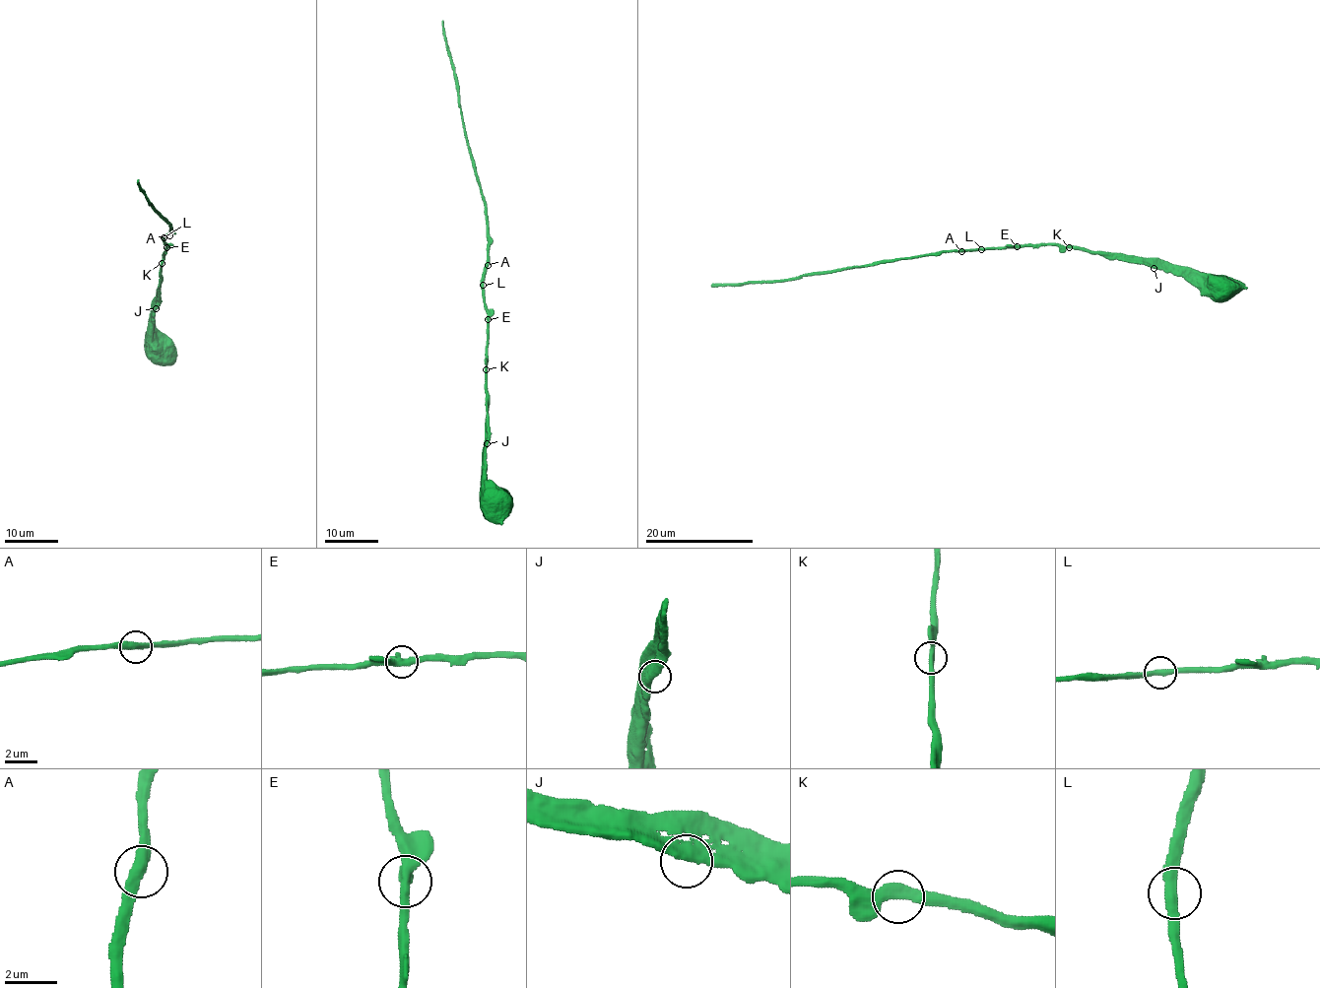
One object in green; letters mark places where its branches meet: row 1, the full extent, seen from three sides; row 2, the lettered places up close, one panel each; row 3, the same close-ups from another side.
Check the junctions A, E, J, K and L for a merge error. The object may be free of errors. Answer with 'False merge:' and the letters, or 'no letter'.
False merge: no letter

